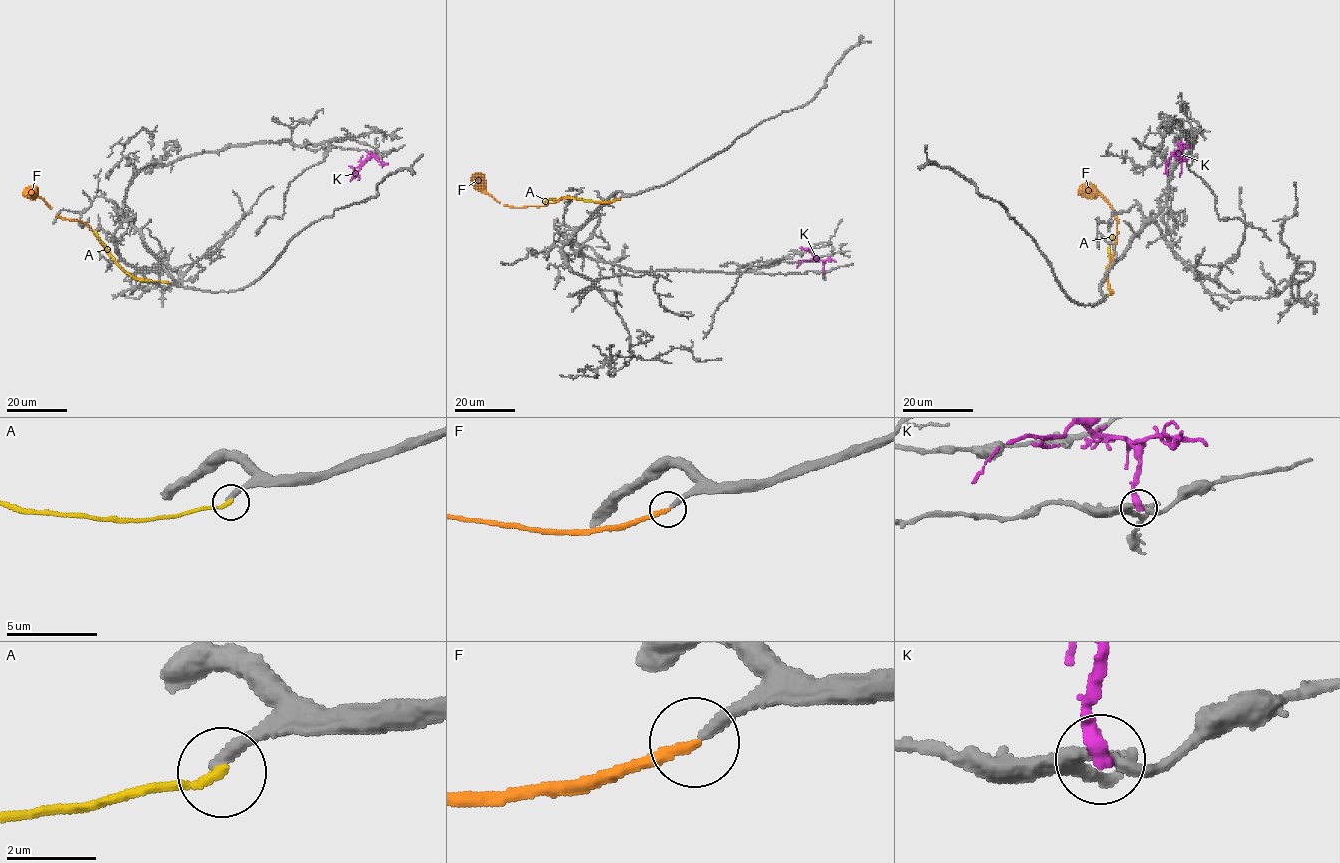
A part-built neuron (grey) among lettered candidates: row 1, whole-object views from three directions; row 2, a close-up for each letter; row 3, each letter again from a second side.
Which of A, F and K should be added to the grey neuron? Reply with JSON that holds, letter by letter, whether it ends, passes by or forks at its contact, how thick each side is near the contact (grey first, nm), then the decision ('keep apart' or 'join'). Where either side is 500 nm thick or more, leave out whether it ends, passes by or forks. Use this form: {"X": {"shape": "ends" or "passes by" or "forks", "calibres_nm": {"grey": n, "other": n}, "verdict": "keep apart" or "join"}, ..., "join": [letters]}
{"A": {"shape": "ends", "calibres_nm": {"grey": 300, "other": 200}, "verdict": "keep apart"}, "F": {"shape": "ends", "calibres_nm": {"grey": 280, "other": 220}, "verdict": "join"}, "K": {"shape": "ends", "calibres_nm": {"grey": 240, "other": 360}, "verdict": "keep apart"}, "join": ["F"]}

